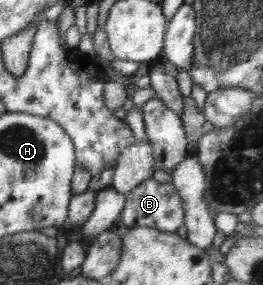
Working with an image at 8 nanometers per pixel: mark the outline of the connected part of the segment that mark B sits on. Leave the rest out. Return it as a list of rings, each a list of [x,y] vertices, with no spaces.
[[[150,178],[128,192],[125,197],[126,207],[119,217],[122,228],[147,227],[176,233],[184,224],[184,202],[180,201],[174,186],[170,183],[158,183]]]

